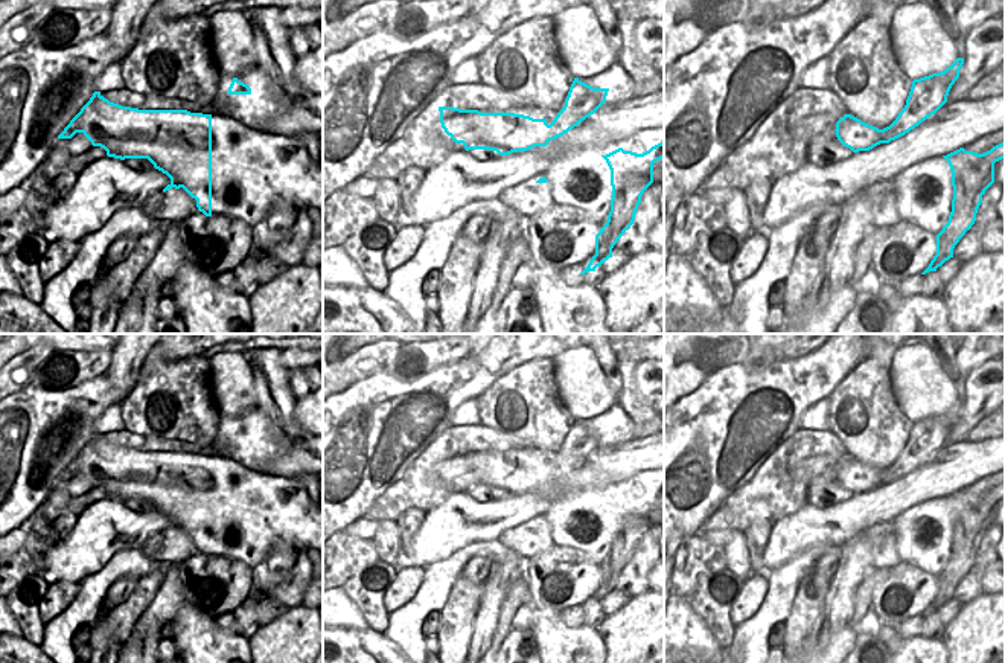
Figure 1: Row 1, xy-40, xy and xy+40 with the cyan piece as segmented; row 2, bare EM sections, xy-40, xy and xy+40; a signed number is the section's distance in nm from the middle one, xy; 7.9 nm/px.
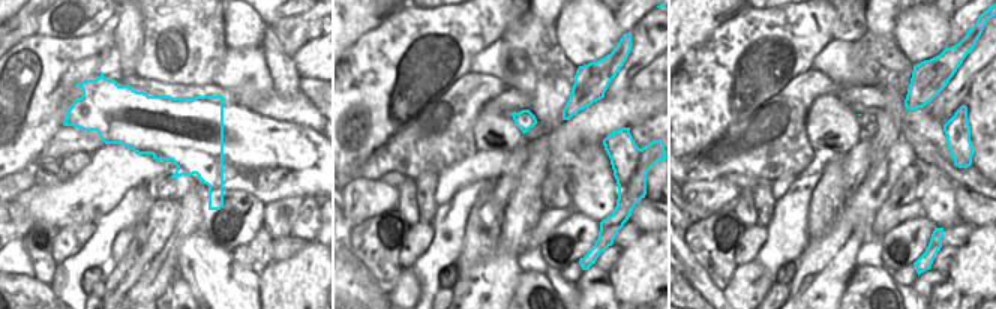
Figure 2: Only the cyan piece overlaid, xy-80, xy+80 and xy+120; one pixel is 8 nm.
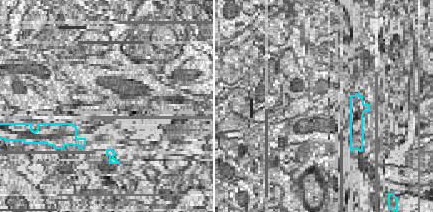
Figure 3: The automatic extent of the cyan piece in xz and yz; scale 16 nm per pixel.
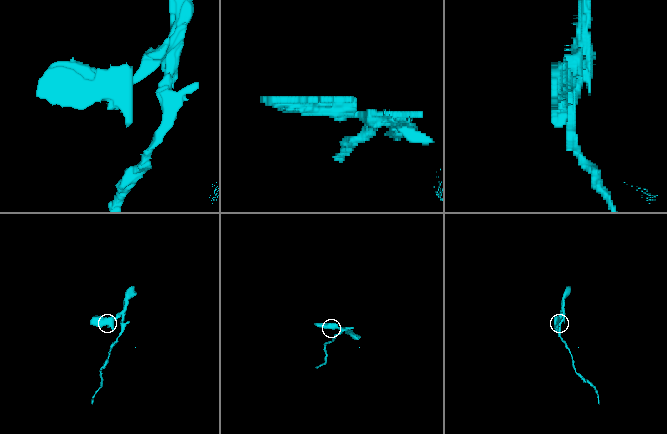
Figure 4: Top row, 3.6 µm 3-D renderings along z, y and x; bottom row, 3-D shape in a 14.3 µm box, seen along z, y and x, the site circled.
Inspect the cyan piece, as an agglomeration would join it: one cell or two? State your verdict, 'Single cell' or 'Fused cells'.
Fused cells

